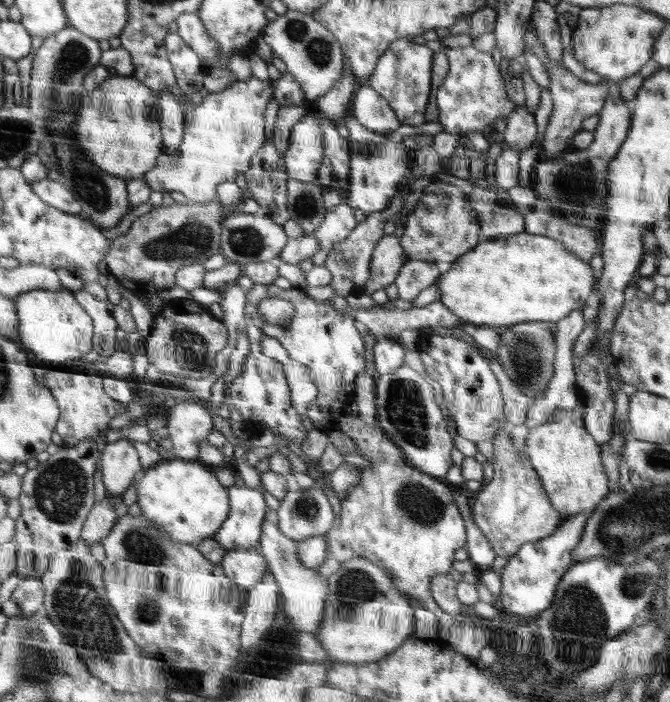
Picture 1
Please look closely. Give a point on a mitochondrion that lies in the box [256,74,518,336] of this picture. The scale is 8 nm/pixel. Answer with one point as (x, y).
(305, 207)

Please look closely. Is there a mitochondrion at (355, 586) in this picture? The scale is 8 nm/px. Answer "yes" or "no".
yes

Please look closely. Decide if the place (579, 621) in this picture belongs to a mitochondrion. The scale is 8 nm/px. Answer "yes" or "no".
yes

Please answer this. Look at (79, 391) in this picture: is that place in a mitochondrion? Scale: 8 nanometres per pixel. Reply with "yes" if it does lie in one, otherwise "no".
no

